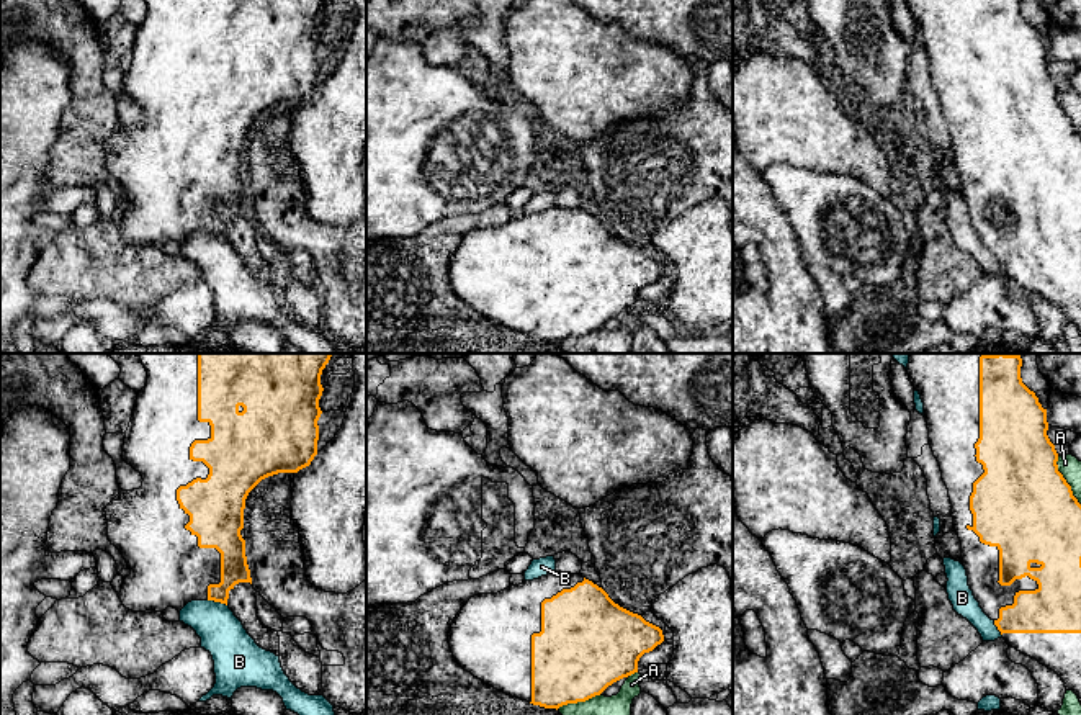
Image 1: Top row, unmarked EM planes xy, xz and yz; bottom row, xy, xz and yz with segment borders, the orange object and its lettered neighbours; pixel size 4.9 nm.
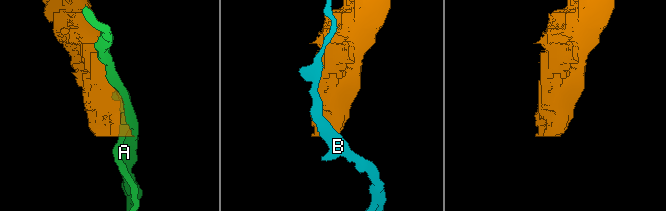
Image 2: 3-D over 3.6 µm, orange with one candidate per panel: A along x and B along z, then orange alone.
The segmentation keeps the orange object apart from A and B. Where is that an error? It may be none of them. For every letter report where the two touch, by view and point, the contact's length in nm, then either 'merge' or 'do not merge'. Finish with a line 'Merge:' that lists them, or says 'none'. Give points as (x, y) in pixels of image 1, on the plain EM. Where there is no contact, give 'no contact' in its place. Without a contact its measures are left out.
A: yz (1065, 115) | 260 nm | do not merge
B: xy (216, 234) | 110 nm | do not merge
Merge: none

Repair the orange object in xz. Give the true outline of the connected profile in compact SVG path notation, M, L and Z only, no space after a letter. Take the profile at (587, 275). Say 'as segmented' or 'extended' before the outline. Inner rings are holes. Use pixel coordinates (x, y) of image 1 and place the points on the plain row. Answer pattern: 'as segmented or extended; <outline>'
extended; M561 206L471 231L448 267L453 291L464 304L510 331L556 344L638 306L639 291L662 275L659 260L615 237L602 221Z

